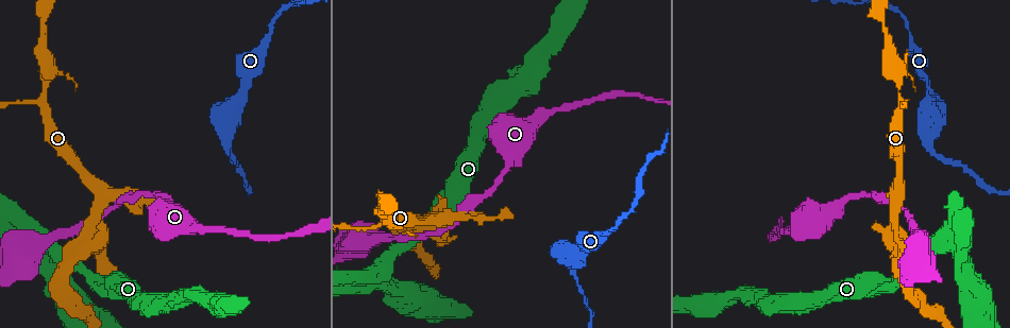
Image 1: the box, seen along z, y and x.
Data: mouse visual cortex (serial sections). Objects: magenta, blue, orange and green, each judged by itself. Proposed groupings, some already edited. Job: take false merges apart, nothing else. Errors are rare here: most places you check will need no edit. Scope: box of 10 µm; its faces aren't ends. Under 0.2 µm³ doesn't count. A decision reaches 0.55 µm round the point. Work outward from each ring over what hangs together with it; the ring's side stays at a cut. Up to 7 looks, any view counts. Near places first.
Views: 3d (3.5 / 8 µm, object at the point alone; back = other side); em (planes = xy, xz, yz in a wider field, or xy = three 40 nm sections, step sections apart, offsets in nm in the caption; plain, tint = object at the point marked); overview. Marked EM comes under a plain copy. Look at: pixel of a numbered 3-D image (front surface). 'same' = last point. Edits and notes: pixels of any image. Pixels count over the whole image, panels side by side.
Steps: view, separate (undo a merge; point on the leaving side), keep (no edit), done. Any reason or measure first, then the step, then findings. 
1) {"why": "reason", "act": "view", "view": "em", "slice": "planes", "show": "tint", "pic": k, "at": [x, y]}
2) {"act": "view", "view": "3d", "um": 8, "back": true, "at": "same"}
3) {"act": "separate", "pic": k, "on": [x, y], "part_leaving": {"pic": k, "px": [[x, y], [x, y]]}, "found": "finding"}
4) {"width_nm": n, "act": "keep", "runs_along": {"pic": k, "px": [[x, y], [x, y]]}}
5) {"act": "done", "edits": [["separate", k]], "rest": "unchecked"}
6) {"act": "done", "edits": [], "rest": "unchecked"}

{"why": "sudden change in width", "act": "view", "view": "3d", "um": 8, "pic": 1, "at": [940, 159]}

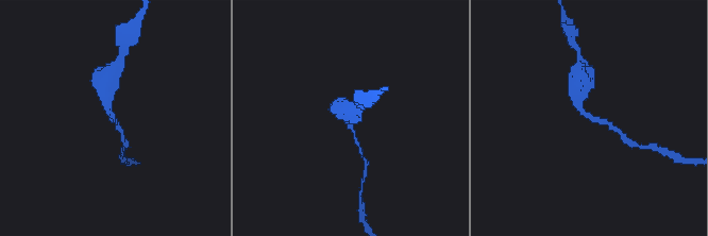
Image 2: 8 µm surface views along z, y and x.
{"act": "view", "view": "3d", "um": 3.5, "at": "same"}

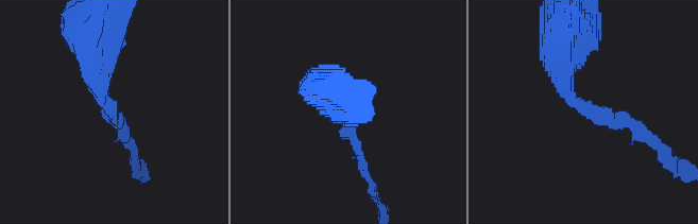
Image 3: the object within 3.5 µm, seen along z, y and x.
{"arm_widths_nm": [150, 350], "act": "view", "view": "em", "slice": "xy", "step": 5, "show": "tint", "pic": 3, "at": [112, 106]}

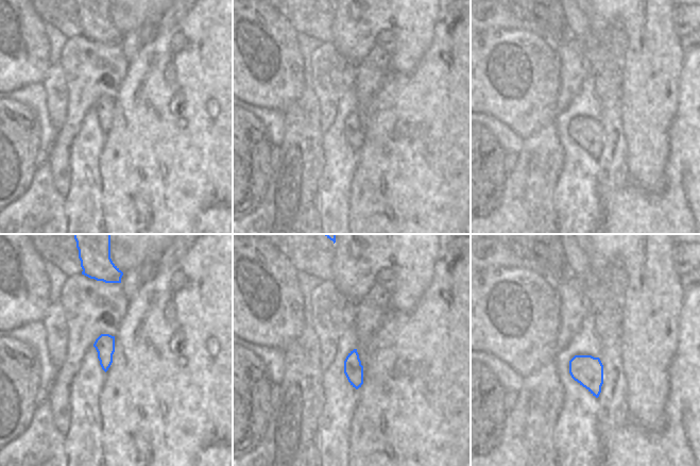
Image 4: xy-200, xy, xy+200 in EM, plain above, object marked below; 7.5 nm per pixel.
{"act": "keep", "runs_along": {"pic": 3, "px": [[567, 50], [573, 99], [646, 135]]}, "found": "continuous, no second cell"}

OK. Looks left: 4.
{"why": "thin neck", "act": "view", "view": "3d", "um": 3.5, "pic": 1, "at": [961, 252]}

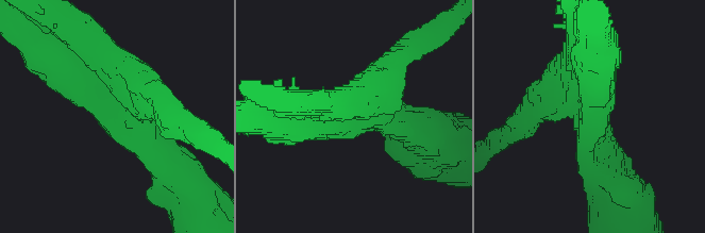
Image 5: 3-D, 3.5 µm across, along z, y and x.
{"why": "shape alone is not enough", "act": "view", "view": "em", "slice": "xy", "step": 3, "show": "tint", "pic": 5, "at": [129, 117]}

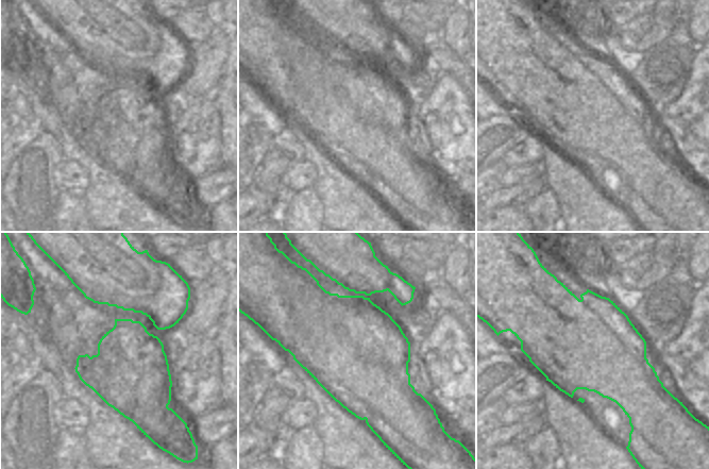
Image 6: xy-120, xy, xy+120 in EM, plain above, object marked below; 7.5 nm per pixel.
{"arm_widths_nm": [350, 400, 400], "act": "keep", "runs_along": {"pic": 5, "px": [[536, 104], [577, 104], [602, 173]]}, "found": "all the same cell"}

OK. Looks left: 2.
{"act": "view", "view": "3d", "um": 3.5, "pic": 1, "at": [42, 105]}

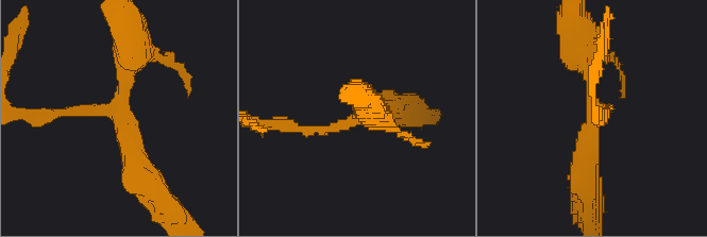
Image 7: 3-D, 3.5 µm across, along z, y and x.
{"arms": 3, "arm_widths_nm": [150, 250, 350], "act": "view", "view": "em", "slice": "xy", "step": 2, "show": "tint", "pic": 7, "at": [589, 117]}

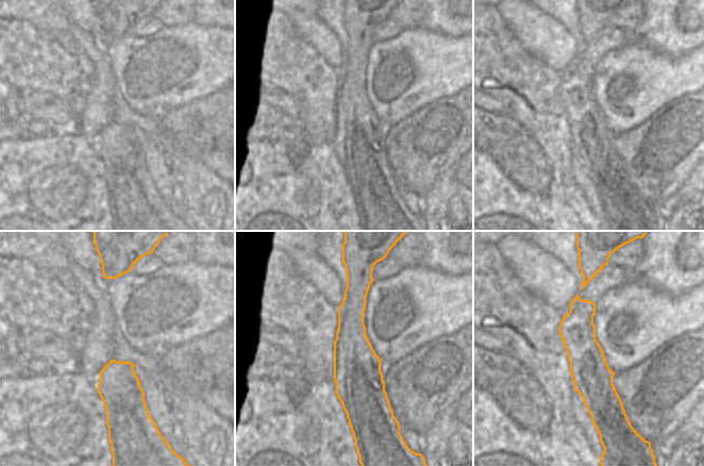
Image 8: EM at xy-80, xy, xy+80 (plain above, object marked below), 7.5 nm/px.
{"act": "keep", "found": "all the same cell"}

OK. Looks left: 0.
{"act": "done", "edits": [], "rest": "unchecked"}

